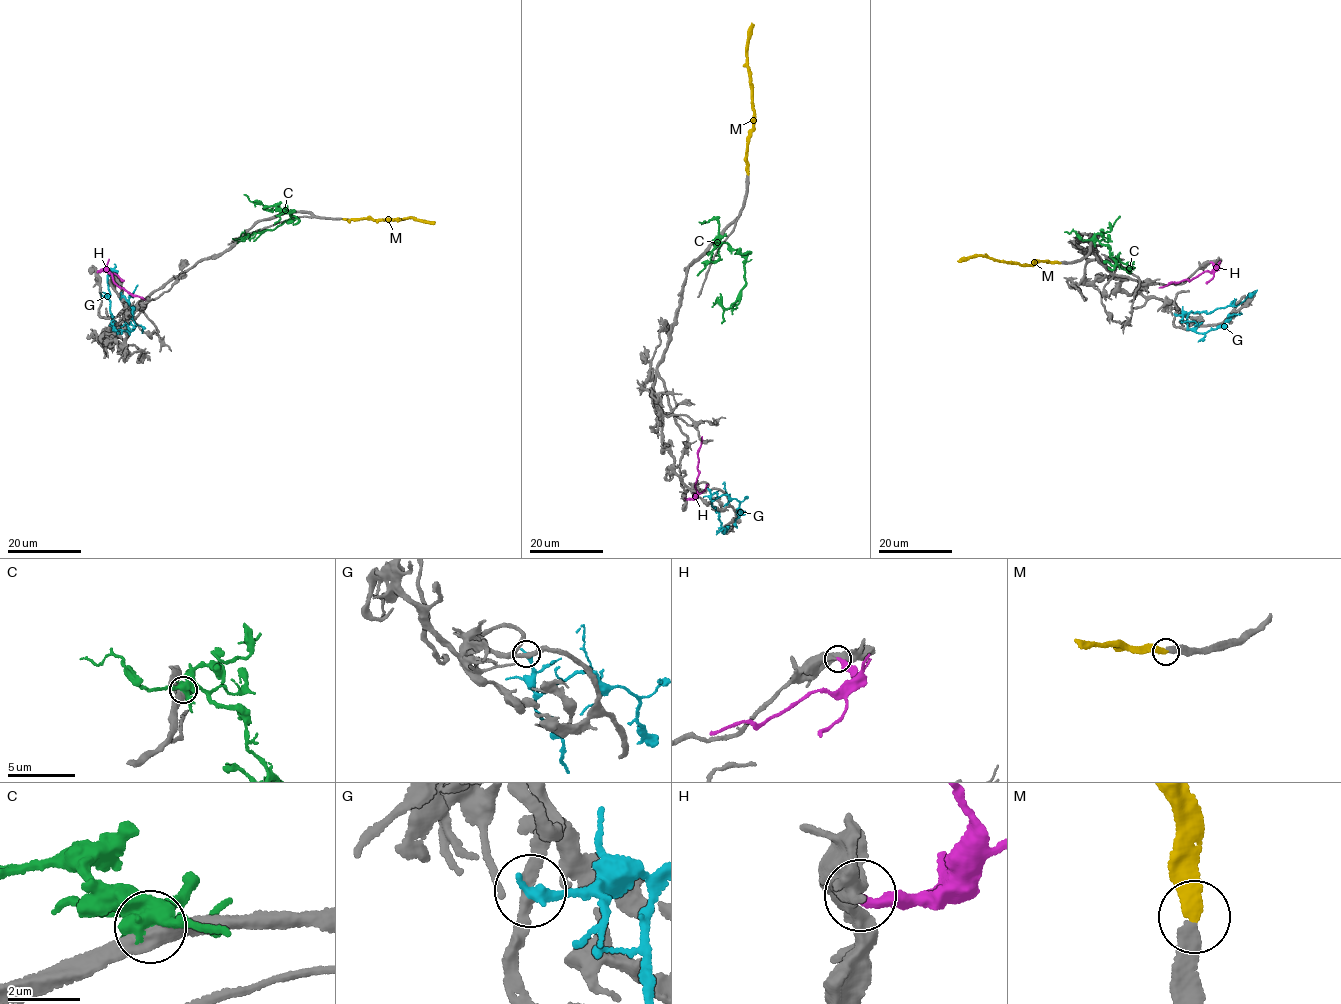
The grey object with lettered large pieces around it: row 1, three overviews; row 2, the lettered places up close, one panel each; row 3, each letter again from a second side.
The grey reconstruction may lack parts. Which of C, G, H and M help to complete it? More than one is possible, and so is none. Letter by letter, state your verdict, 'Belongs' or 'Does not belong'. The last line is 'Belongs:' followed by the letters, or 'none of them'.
C: Does not belong
G: Does not belong
H: Belongs
M: Belongs
Belongs: H, M

